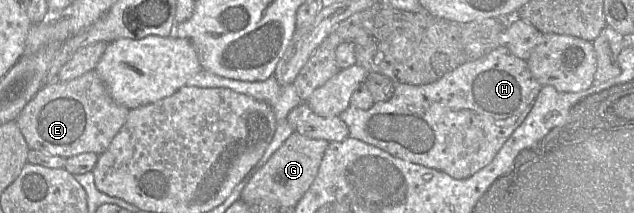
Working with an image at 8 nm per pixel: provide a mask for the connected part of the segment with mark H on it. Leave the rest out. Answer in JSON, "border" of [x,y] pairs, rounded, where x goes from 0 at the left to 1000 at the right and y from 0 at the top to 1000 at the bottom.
{"border":[[[789,216],[752,282],[738,286],[719,315],[681,390],[669,399],[634,390],[623,394],[621,437],[610,474],[591,479],[580,516],[571,516],[557,498],[550,498],[535,540],[535,549],[547,582],[550,606],[550,643],[596,690],[620,737],[675,789],[694,798],[718,840],[733,840],[744,826],[778,746],[778,737],[804,643],[809,615],[825,573],[838,502],[841,498],[841,484],[853,408],[855,404],[850,394],[850,385],[847,385],[845,371],[839,357],[831,291],[811,263],[798,216]]]}

